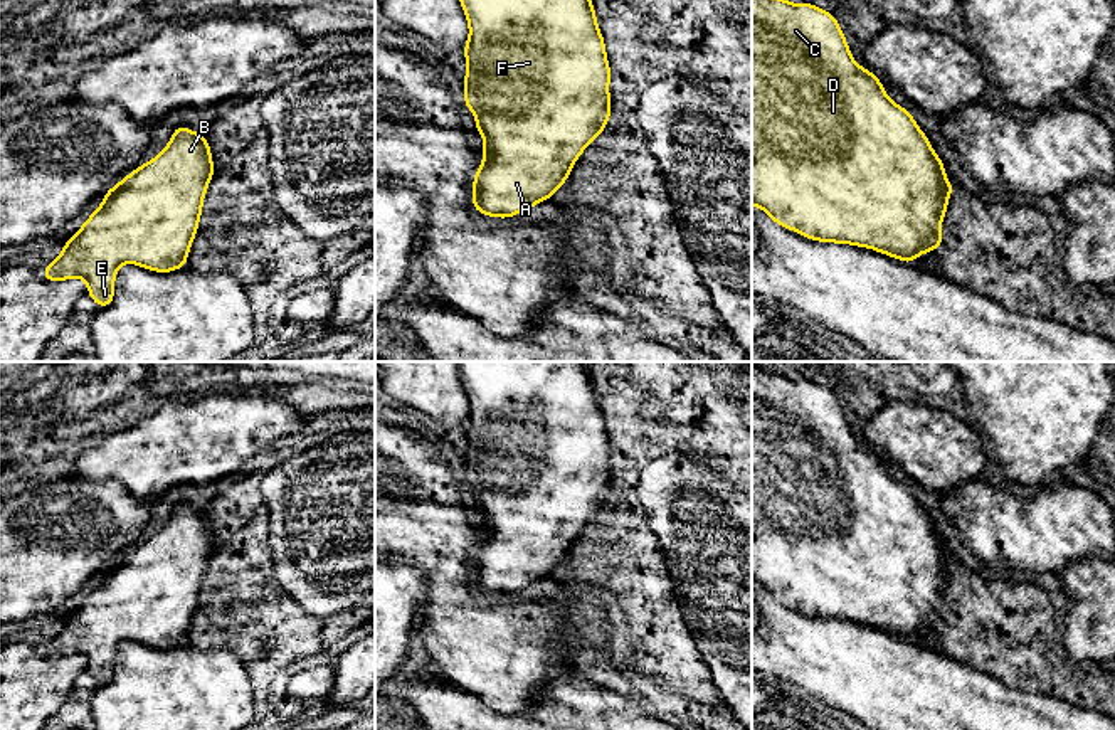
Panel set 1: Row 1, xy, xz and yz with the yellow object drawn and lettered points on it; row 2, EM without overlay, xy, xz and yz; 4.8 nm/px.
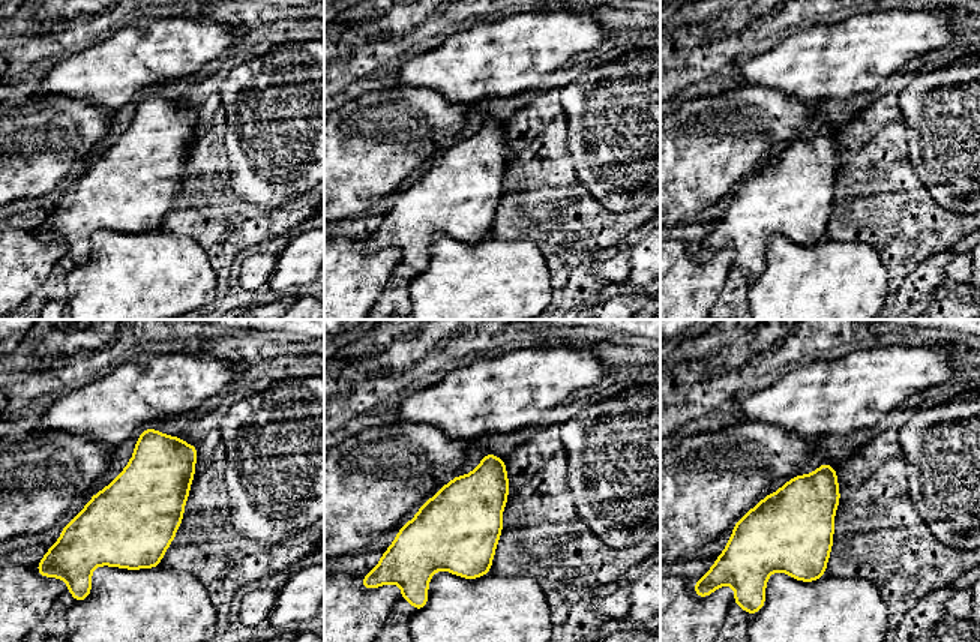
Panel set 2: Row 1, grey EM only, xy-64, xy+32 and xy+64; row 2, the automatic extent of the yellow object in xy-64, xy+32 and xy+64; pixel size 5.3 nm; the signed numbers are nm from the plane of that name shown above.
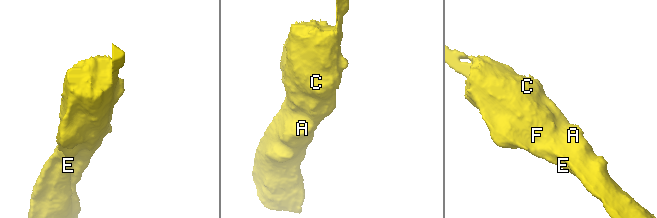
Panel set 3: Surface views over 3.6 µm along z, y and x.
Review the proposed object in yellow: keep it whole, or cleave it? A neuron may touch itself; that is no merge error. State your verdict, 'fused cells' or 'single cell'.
single cell

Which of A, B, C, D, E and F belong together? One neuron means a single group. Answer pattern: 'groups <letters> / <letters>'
groups A B C D E F

